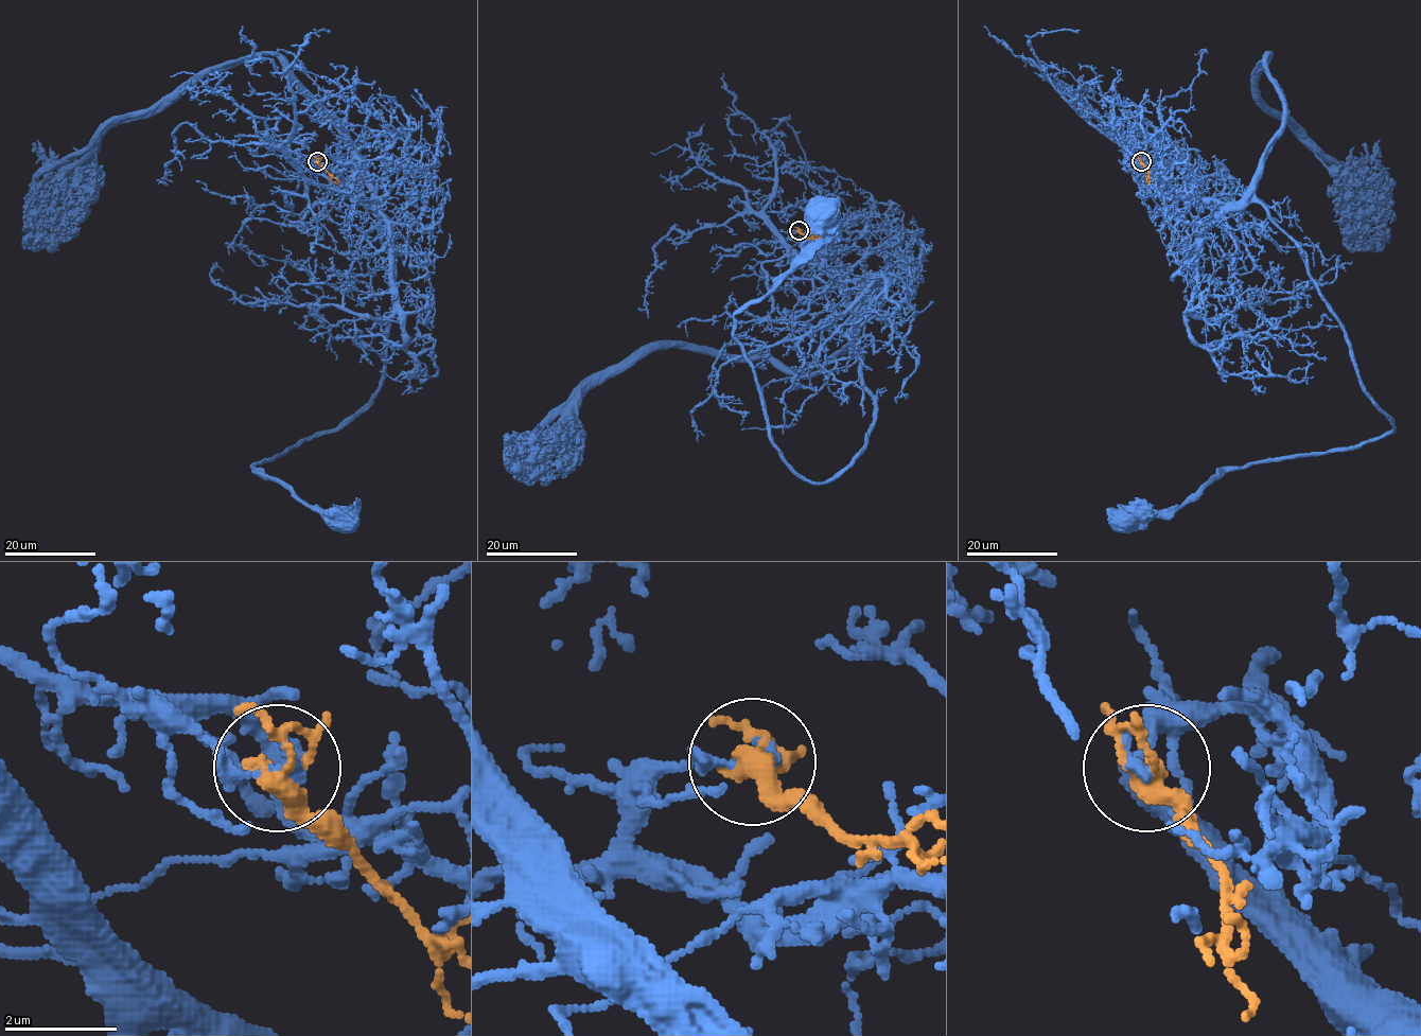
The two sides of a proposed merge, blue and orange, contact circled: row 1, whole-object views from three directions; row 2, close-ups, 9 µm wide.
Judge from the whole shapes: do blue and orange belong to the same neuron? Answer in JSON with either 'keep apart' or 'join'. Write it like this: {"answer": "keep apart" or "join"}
{"answer": "keep apart"}

